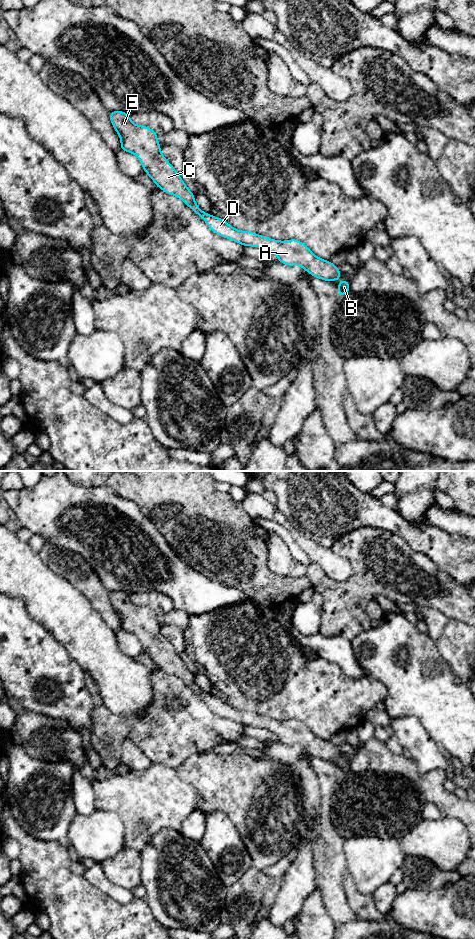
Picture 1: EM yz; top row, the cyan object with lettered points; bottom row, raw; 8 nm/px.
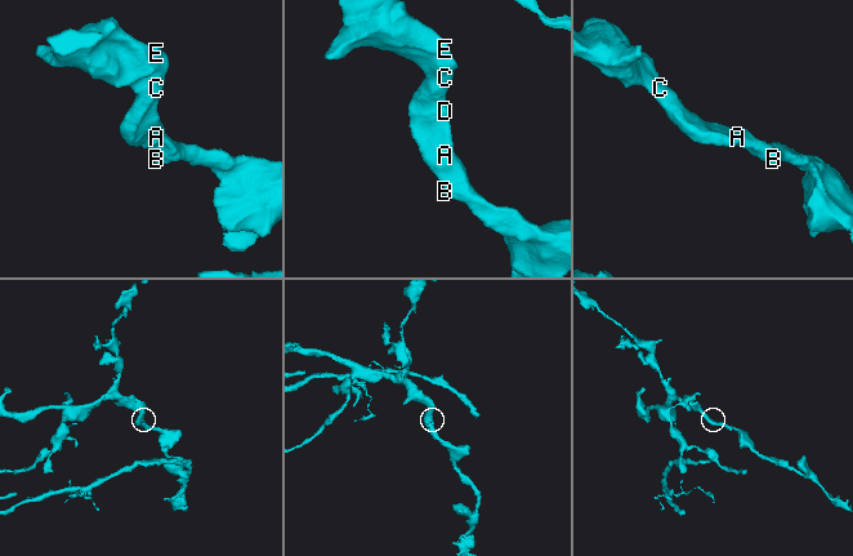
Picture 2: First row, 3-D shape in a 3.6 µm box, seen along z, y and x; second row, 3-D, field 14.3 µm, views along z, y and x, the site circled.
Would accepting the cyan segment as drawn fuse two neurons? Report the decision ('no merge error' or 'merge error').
no merge error

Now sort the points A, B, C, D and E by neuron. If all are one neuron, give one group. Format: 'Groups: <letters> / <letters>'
Groups: A B C D E

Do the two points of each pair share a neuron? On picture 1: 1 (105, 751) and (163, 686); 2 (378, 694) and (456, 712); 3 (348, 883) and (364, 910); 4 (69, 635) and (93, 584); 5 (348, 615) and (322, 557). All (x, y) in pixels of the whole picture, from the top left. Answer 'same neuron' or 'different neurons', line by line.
1: same neuron
2: different neurons
3: same neuron
4: different neurons
5: different neurons

